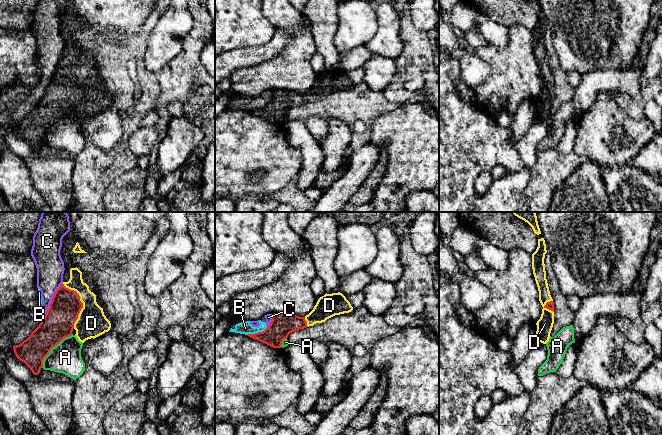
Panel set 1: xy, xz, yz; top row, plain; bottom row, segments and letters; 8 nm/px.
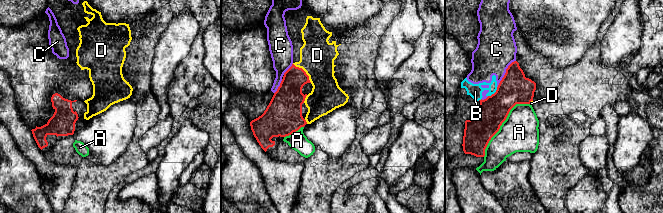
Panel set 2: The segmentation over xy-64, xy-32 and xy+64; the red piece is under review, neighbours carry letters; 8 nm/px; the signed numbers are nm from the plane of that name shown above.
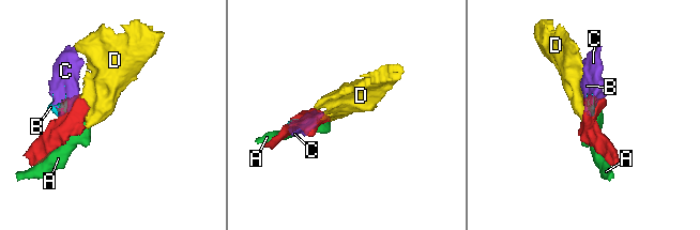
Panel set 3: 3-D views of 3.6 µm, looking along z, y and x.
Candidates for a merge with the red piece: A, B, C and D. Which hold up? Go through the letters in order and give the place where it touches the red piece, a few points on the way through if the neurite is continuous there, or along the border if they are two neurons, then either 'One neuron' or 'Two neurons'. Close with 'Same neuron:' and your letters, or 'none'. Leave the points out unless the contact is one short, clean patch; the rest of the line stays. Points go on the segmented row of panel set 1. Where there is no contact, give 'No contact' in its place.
A: Touches red at xy (52, 347). Two neurons
B: Touches red at xz (256, 333). Boundary: xz (267, 327), (262, 331), (246, 334). Two neurons
C: Touches red at xy (52, 298). Two neurons
D: Touches red at xy (82, 303). Path across: xy (58, 323), (77, 304), (82, 303), (82, 313), (91, 323). One neuron
Same neuron: D

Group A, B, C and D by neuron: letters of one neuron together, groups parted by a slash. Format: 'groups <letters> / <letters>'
groups A / B C / D

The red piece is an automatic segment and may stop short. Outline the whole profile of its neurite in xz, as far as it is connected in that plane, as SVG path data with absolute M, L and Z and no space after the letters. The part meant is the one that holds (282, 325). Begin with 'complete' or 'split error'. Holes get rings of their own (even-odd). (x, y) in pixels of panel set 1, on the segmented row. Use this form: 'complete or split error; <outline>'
split error; M338 292L320 297L313 310L305 317L292 314L272 314L270 325L263 331L247 336L273 348L281 348L282 342L294 331L325 322L327 319L353 310L346 297Z

